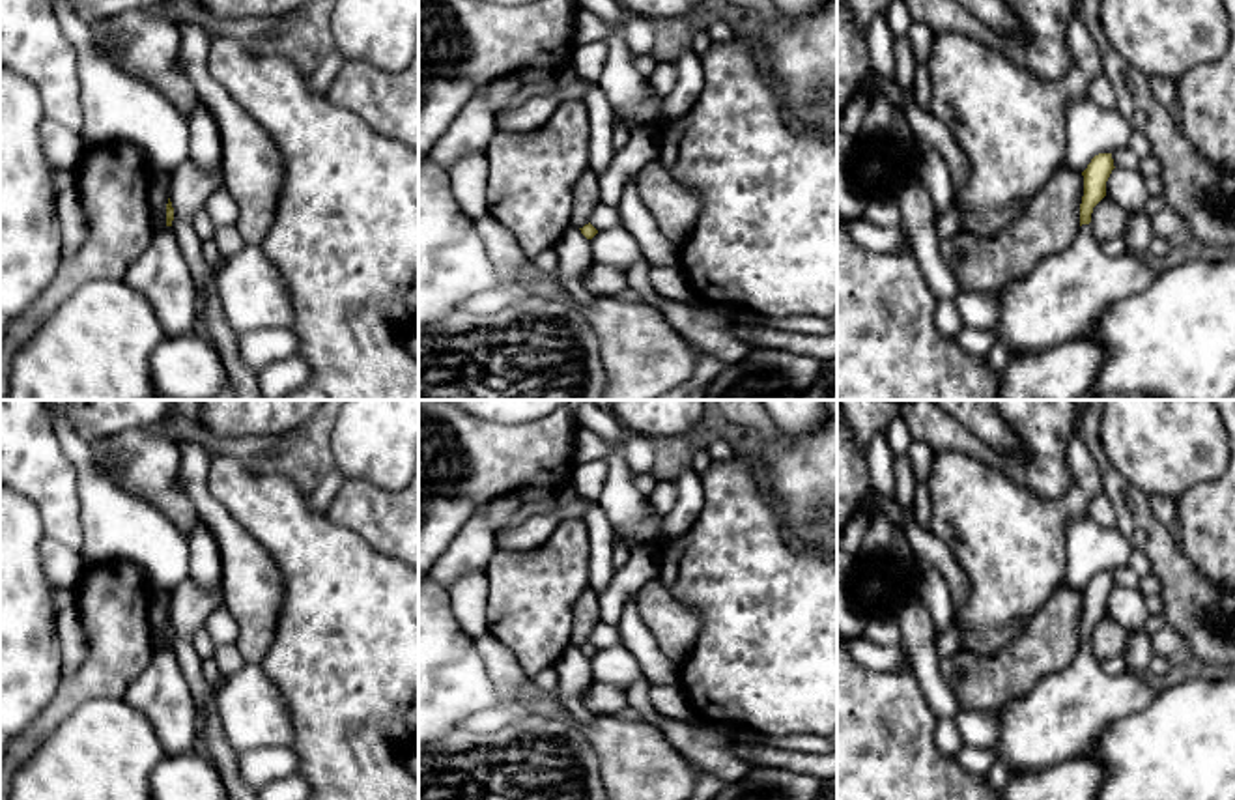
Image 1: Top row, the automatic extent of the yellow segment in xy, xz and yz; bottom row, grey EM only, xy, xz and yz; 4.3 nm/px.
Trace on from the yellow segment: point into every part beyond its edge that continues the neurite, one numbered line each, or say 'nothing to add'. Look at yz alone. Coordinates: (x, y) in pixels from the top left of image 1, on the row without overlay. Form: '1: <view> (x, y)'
nothing to add

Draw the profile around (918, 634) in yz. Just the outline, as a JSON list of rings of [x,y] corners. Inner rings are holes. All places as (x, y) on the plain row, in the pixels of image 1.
[[[908,591],[895,604],[895,617],[901,628],[899,647],[912,662],[925,701],[938,718],[953,718],[960,710],[958,699],[942,675],[936,647],[938,630],[916,591]]]

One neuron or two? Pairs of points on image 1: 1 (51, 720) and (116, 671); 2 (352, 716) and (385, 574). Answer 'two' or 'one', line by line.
1: one
2: one

